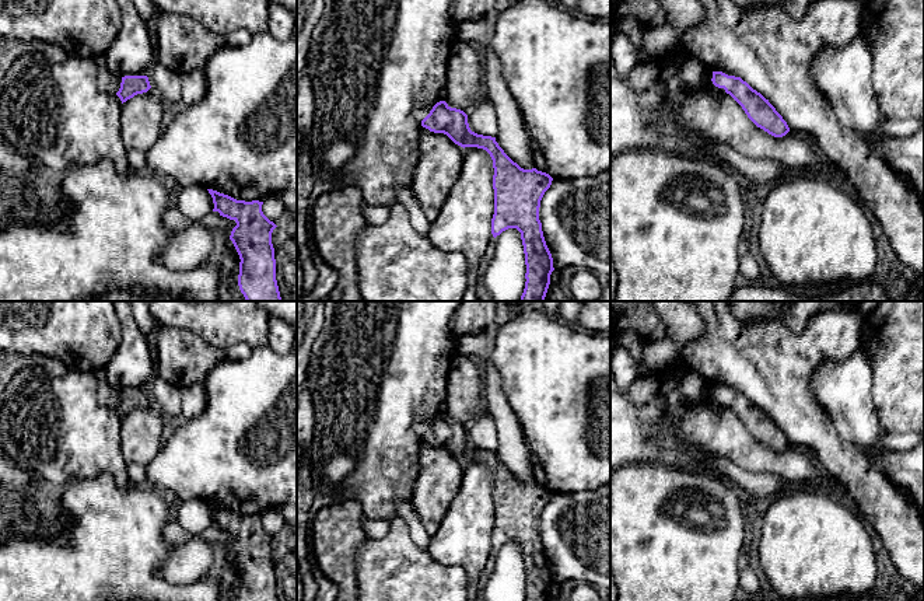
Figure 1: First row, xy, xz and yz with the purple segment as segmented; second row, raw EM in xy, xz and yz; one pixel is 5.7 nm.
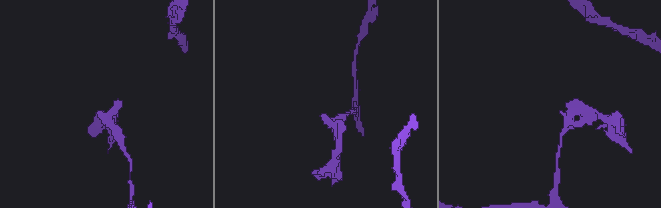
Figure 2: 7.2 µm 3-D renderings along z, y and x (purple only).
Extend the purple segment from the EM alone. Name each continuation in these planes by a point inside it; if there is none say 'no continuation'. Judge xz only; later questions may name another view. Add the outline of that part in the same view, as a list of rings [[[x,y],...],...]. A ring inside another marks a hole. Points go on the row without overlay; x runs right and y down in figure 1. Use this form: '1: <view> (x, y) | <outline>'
1: xz (422, 426) | [[[424,419],[421,422],[419,422],[414,429],[416,431],[421,436],[428,427],[430,424],[433,423],[434,419]]]

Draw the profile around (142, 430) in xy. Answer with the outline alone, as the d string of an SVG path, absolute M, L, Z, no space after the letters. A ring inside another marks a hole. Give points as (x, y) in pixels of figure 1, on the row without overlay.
M151 401L122 417L120 450L127 464L147 467L162 445L164 413Z

